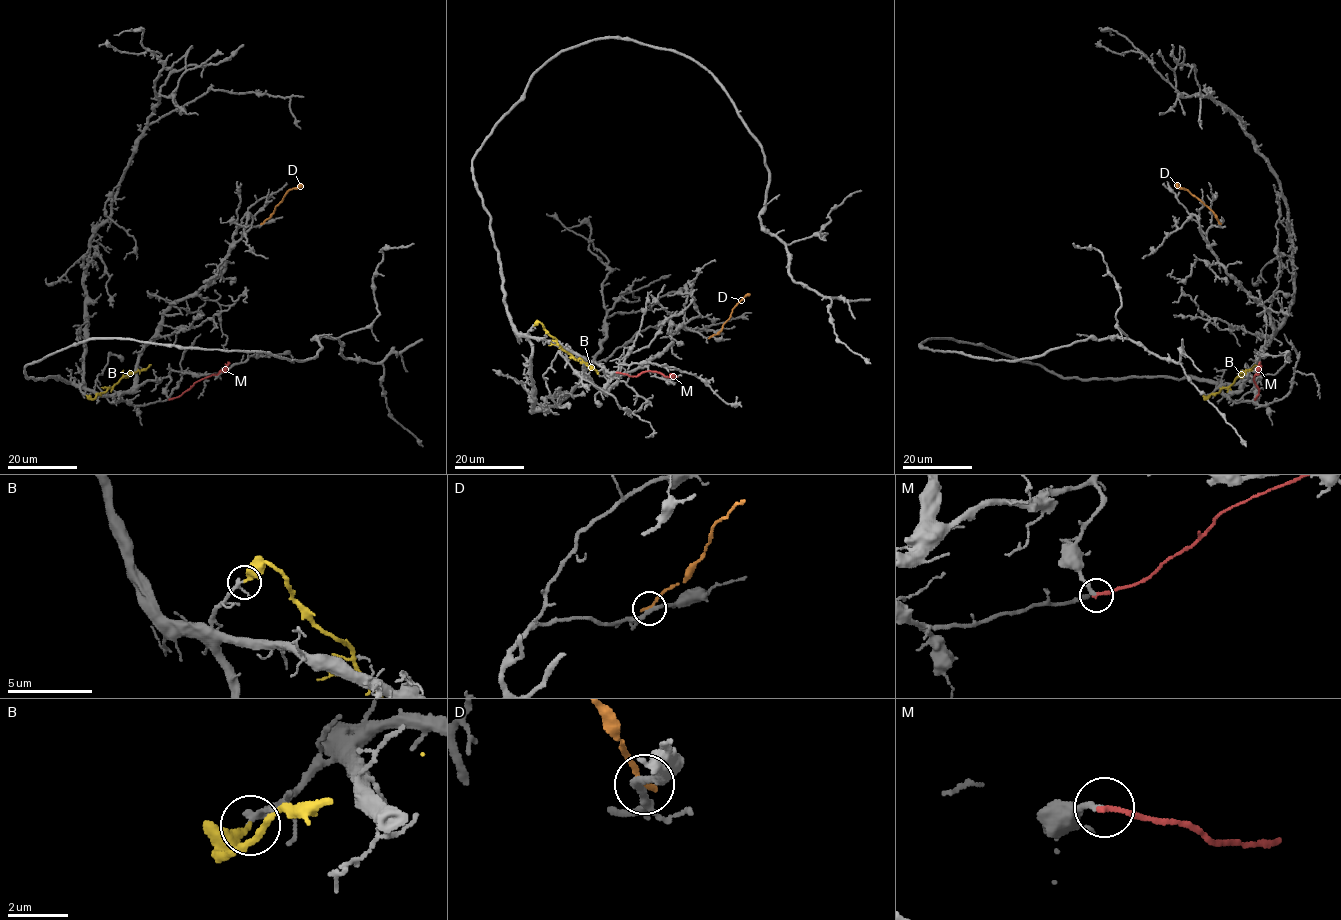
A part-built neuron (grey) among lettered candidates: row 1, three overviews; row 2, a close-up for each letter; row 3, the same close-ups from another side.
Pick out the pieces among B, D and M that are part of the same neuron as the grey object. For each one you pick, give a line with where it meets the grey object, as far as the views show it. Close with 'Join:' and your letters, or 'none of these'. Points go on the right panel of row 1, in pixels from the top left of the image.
Join: none of these

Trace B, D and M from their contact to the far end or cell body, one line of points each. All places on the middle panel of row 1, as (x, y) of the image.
B: (534, 325), (540, 322), (564, 350), (599, 373)
D: (710, 337), (721, 330), (732, 310), (750, 294)
M: (617, 372), (637, 376), (653, 371), (675, 378)

